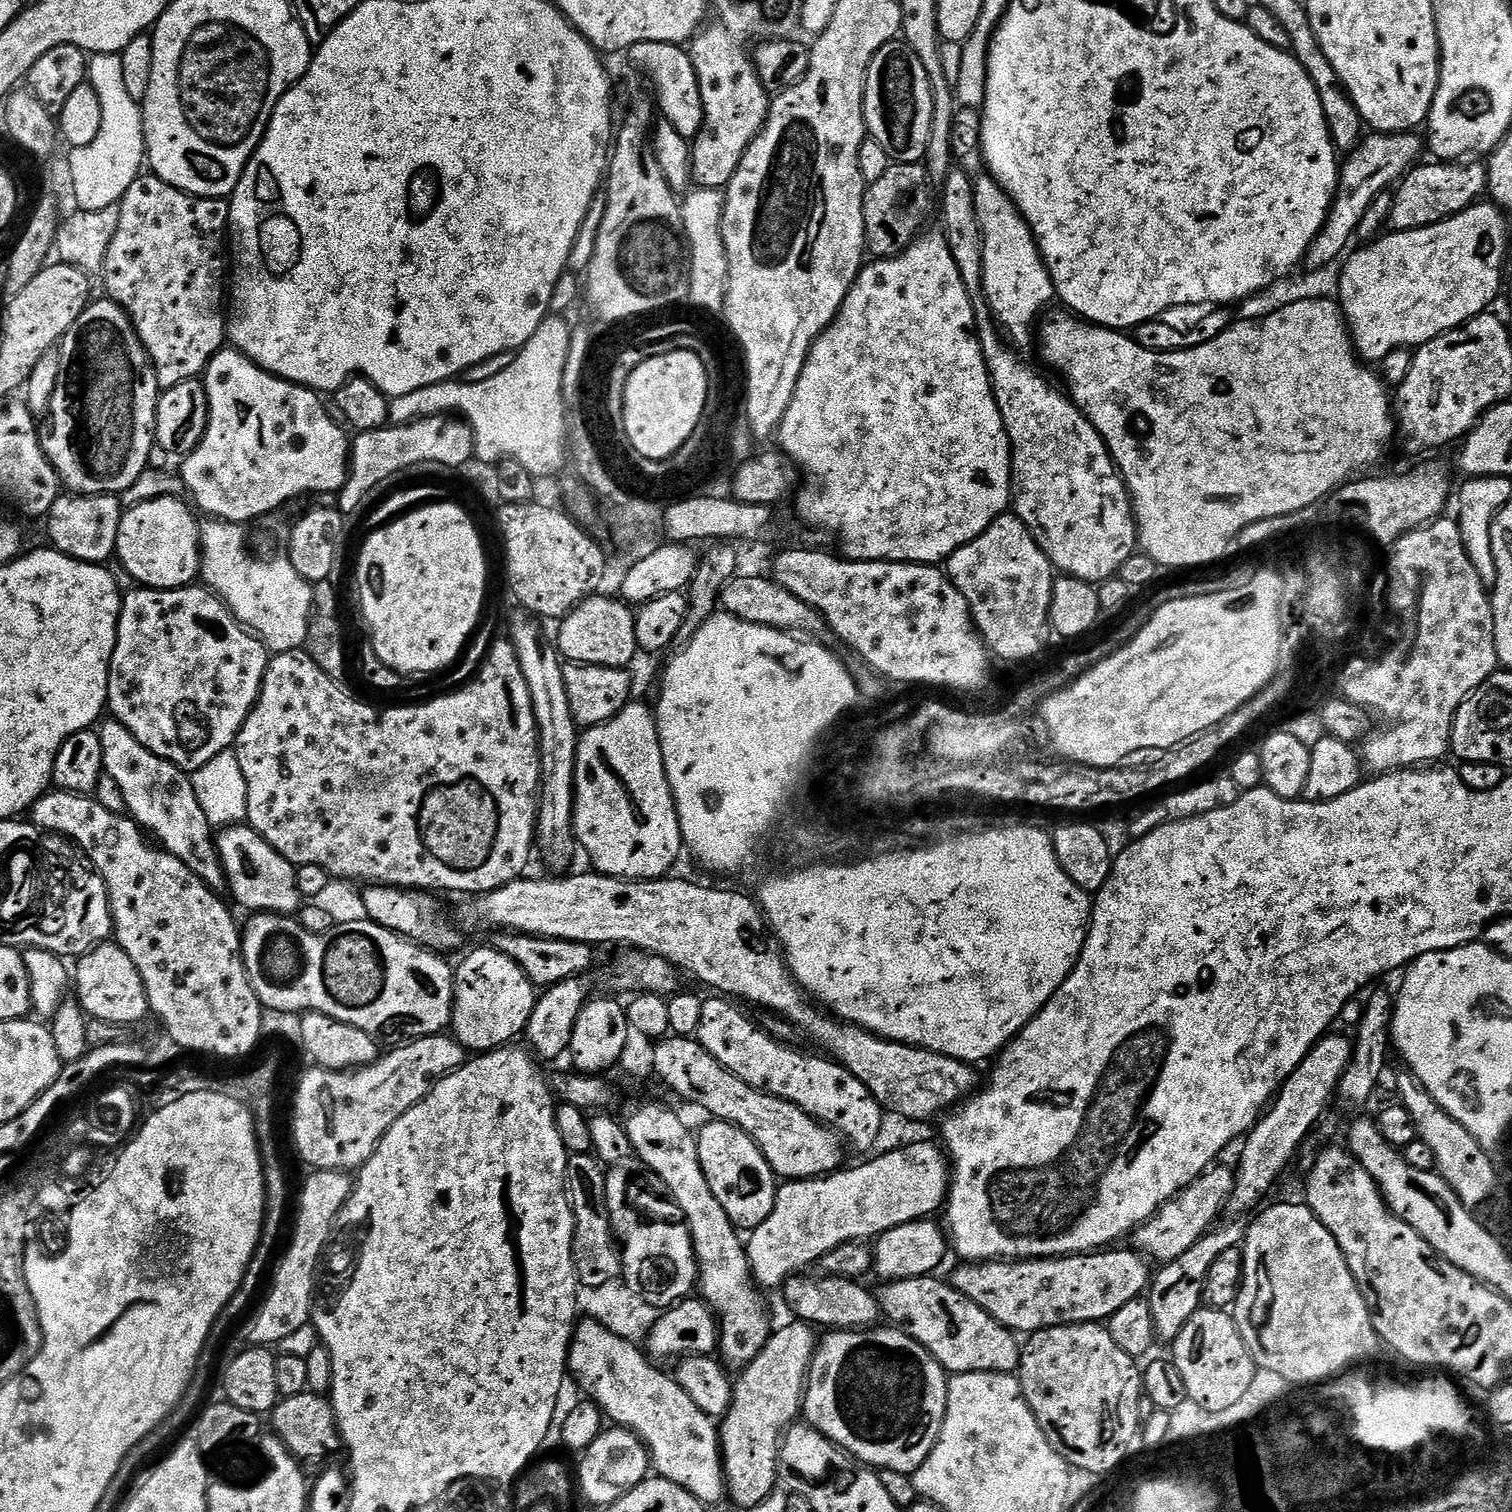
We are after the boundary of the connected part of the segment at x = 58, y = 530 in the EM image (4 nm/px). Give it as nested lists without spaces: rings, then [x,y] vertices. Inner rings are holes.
[[[61,494],[46,515],[48,536],[51,547],[57,548],[75,560],[104,564],[111,561],[116,554],[118,542],[118,526],[122,522],[125,509],[119,495],[105,494],[103,496],[77,496]]]

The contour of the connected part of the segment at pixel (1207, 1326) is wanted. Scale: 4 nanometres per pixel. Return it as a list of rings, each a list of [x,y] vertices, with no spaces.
[[[1201,1307],[1186,1322],[1182,1334],[1171,1345],[1170,1358],[1186,1381],[1186,1394],[1205,1410],[1218,1411],[1234,1406],[1254,1381],[1256,1360],[1250,1354],[1235,1319],[1219,1308]]]

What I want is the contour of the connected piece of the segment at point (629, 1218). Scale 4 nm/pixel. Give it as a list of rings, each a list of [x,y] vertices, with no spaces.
[[[613,1168],[607,1171],[604,1180],[612,1232],[621,1244],[622,1281],[636,1298],[644,1300],[656,1309],[664,1310],[687,1299],[697,1285],[699,1268],[692,1236],[687,1225],[683,1223],[647,1220],[633,1210],[626,1200],[626,1188],[631,1179],[631,1173],[627,1169]]]

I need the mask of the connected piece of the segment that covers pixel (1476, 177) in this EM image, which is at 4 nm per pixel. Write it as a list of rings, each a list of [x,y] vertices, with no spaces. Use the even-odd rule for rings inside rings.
[[[1476,162],[1417,163],[1404,173],[1398,184],[1394,206],[1388,215],[1387,227],[1393,232],[1418,230],[1450,219],[1454,214],[1471,208],[1487,193],[1488,169]]]

